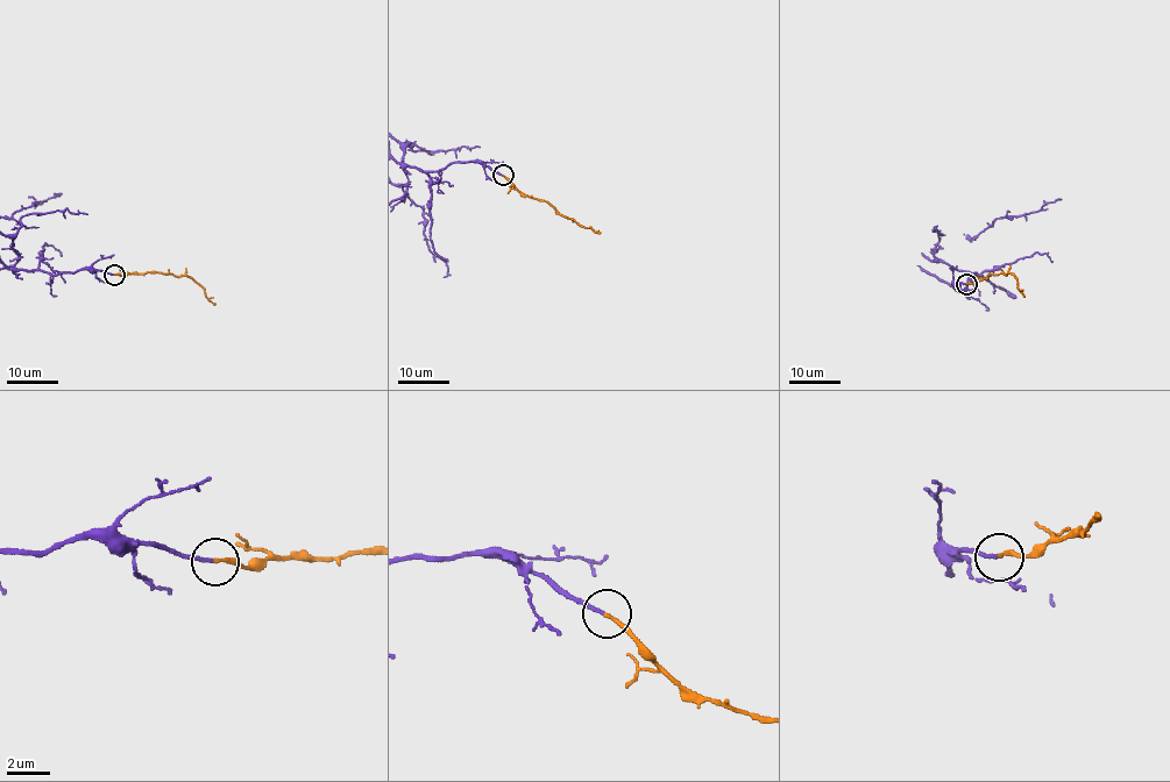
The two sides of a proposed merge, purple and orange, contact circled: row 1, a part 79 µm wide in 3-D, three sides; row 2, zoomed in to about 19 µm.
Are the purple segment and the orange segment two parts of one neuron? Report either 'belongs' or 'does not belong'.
belongs

